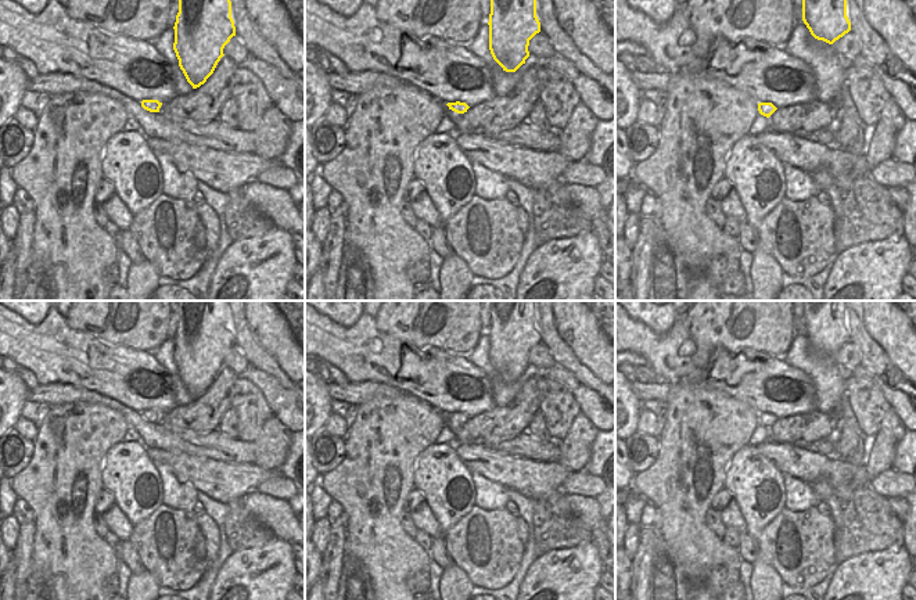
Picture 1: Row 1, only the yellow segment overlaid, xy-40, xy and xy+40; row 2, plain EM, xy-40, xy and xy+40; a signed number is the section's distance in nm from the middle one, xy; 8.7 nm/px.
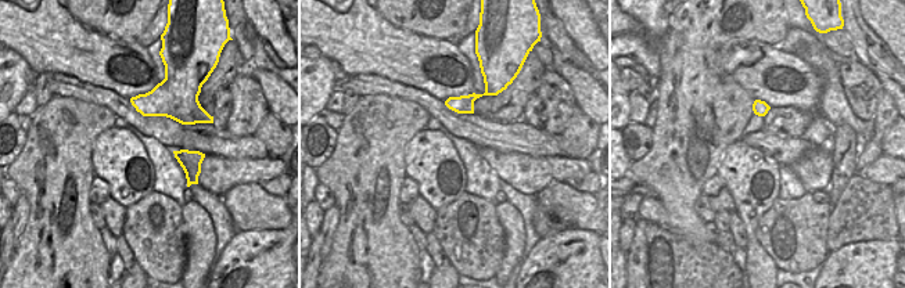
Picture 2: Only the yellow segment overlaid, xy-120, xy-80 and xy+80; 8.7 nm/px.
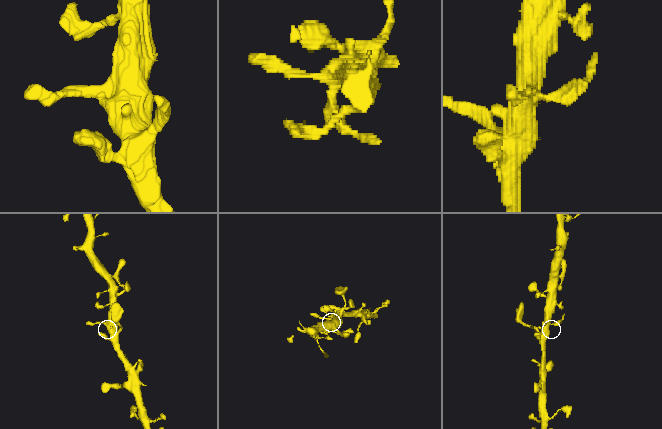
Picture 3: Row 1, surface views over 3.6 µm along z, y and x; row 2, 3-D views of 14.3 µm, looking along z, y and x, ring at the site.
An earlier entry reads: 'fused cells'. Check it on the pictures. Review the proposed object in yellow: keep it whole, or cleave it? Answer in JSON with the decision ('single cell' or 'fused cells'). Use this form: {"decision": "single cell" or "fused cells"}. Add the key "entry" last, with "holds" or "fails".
{"decision": "single cell", "entry": "fails"}

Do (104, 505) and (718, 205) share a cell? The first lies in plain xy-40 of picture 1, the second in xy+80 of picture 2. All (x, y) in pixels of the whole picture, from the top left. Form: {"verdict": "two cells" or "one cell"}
{"verdict": "two cells"}

